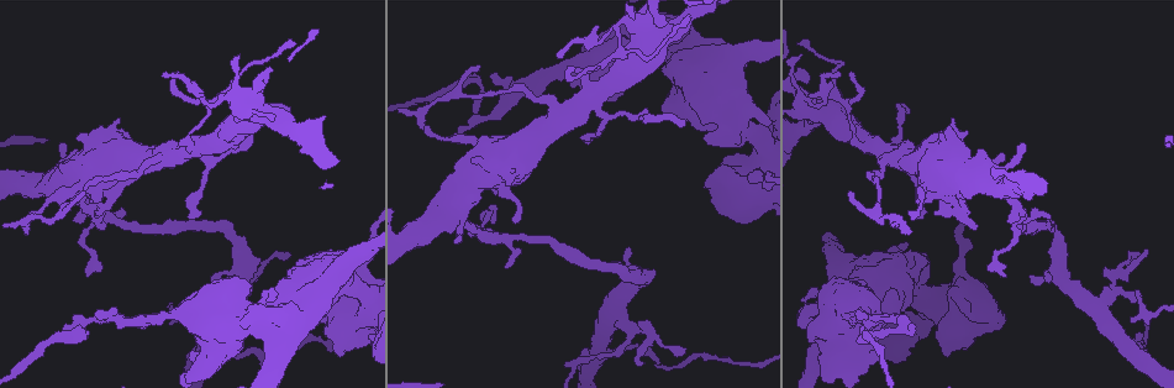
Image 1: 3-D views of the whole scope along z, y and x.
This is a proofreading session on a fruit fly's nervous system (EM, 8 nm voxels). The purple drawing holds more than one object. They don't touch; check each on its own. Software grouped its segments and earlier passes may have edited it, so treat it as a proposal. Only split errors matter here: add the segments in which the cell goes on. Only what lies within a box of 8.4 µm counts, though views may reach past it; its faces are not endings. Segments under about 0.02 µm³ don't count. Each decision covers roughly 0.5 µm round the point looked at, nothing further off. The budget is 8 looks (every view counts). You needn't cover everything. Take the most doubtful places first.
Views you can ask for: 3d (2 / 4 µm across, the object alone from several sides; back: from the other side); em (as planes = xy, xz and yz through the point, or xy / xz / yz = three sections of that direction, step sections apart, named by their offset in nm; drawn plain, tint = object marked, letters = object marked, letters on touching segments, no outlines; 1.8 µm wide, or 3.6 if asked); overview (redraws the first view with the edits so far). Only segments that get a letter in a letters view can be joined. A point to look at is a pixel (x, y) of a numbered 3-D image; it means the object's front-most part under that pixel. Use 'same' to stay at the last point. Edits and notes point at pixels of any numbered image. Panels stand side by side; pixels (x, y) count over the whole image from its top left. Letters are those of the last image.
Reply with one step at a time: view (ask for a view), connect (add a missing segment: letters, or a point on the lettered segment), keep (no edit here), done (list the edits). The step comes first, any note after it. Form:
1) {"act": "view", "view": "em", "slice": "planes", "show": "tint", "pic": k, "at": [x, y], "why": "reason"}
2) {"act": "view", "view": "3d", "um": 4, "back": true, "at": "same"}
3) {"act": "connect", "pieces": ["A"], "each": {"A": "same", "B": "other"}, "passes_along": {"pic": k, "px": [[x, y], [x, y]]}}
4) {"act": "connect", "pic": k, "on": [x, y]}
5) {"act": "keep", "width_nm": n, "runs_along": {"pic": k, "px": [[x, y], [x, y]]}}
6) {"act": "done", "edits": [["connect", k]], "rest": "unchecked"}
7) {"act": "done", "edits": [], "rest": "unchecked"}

{"act": "view", "view": "em", "slice": "planes", "show": "tint", "pic": 1, "at": [1134, 355], "why": "arms part here"}

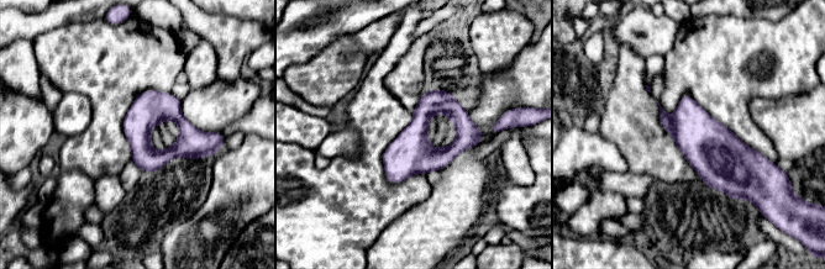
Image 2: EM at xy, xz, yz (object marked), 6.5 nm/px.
{"act": "view", "view": "em", "slice": "planes", "show": "letters", "at": "same", "why": "see the neighbours"}

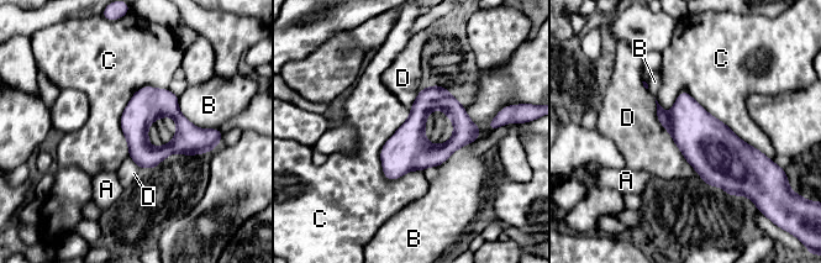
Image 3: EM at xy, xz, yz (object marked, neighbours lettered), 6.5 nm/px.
{"act": "keep", "each": {"A": "other", "B": "other", "C": "other", "D": "other"}, "found": "none of them fits"}

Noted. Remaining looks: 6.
{"act": "view", "view": "3d", "um": 4, "back": true, "pic": 1, "at": [120, 118], "why": "an open end"}

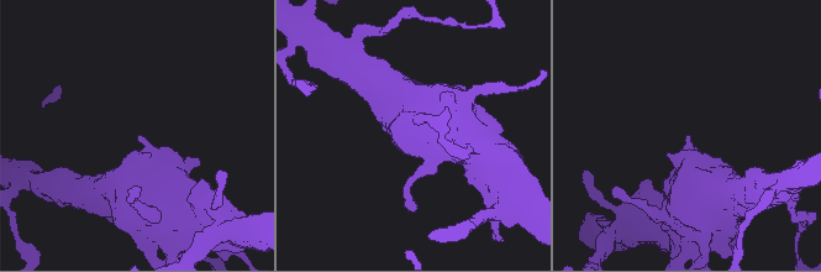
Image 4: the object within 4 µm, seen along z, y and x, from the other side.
{"act": "view", "view": "em", "um": 3.6, "slice": "xz", "step": 4, "show": "tint", "pic": 4, "at": [138, 135]}

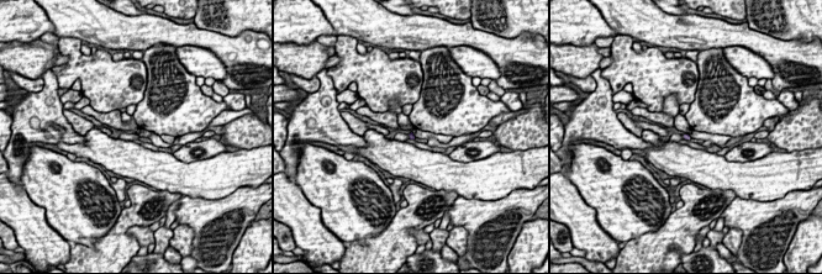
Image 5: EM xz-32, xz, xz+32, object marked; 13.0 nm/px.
{"act": "view", "view": "em", "um": 3.6, "slice": "xy", "step": 4, "show": "letters", "at": "same", "why": "another direction"}

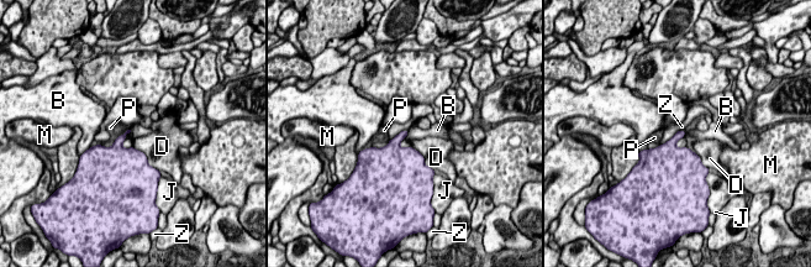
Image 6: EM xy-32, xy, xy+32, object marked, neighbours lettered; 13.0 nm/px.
{"act": "keep", "each": {"B": "other", "D": "other", "J": "other", "M": "other", "P": "other", "Z": "other"}, "found": "none of them fits"}

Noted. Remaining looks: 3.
{"act": "view", "view": "em", "slice": "planes", "show": "plain", "pic": 1, "at": [853, 315], "why": "calibre changes"}

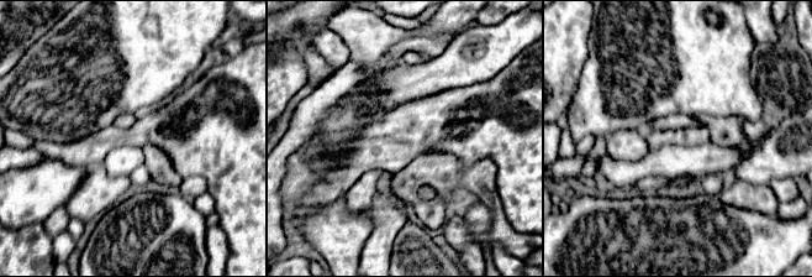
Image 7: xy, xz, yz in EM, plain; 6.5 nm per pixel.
{"act": "view", "view": "em", "slice": "planes", "show": "letters", "at": "same"}

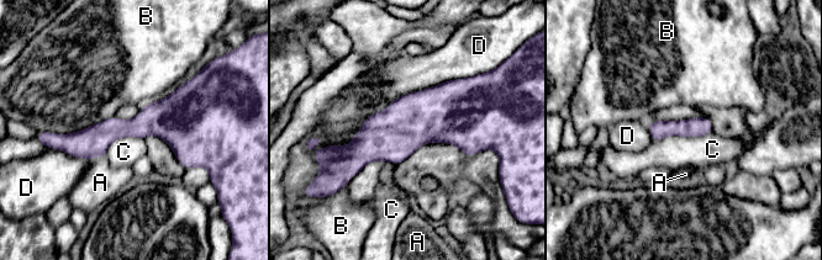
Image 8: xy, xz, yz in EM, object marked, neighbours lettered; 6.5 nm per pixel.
{"act": "keep", "each": {"A": "other", "B": "other", "C": "other", "D": "other"}, "border": {"pic": 8, "px": [[711, 132], [665, 136], [653, 142]]}, "found": "no lettered segment goes on from it"}

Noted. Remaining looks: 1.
{"act": "done", "edits": [], "rest": "unchecked"}

